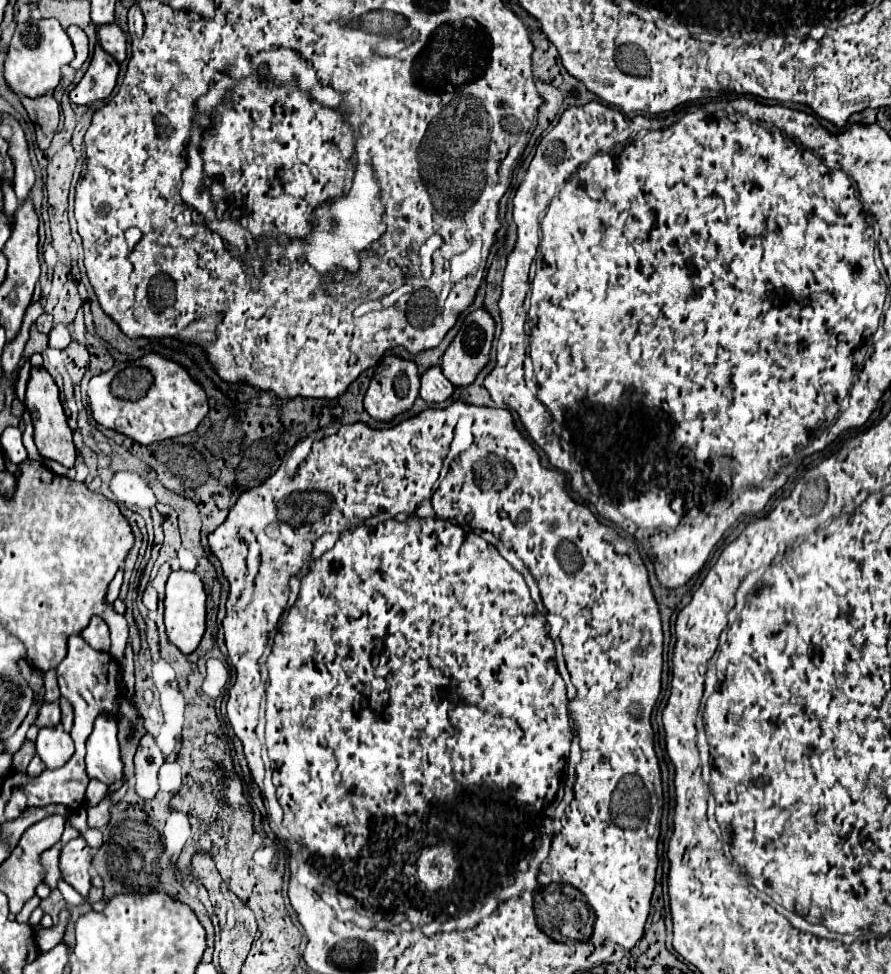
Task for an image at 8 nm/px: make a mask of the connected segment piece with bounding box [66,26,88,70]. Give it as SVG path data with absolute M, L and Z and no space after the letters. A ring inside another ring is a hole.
M70 26L66 32L68 32L68 36L70 36L72 44L74 44L74 50L76 50L76 58L70 62L70 66L74 70L78 70L86 62L86 58L88 58L88 38L86 38L84 30L80 30L76 26Z

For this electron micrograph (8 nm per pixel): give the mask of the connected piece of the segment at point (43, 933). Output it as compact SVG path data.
M62 914L60 924L52 926L52 928L40 928L40 930L36 932L36 944L38 944L40 952L48 952L48 950L54 948L58 942L62 942L64 924L66 924L66 914Z

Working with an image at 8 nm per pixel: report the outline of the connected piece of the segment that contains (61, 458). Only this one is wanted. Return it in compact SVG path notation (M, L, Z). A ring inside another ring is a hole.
M32 368L30 370L30 380L26 386L26 400L24 400L30 416L32 416L32 424L34 424L34 442L38 446L38 452L44 458L50 458L66 468L74 466L76 460L76 448L74 448L74 440L72 440L72 430L68 426L68 418L64 414L64 406L60 400L60 392L56 382L52 380L52 376L46 372L46 368Z

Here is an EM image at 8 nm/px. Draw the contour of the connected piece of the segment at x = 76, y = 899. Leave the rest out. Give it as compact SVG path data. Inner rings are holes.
M64 880L58 882L58 890L62 892L64 900L66 900L70 906L80 906L80 904L84 904L84 896L80 896L72 886L66 886Z

